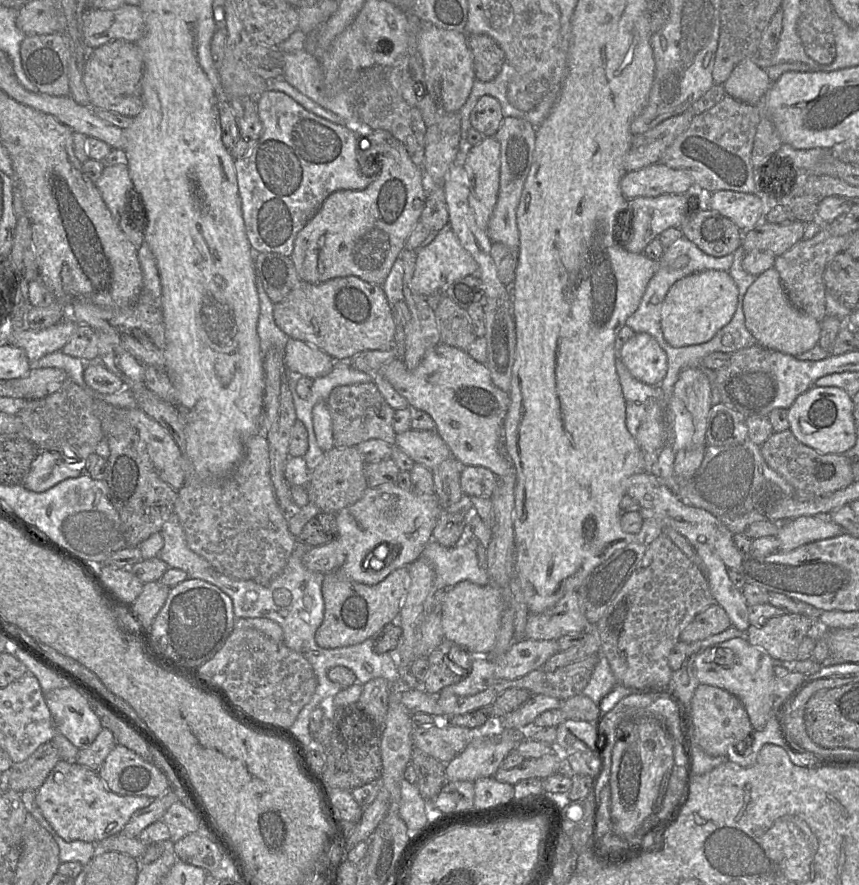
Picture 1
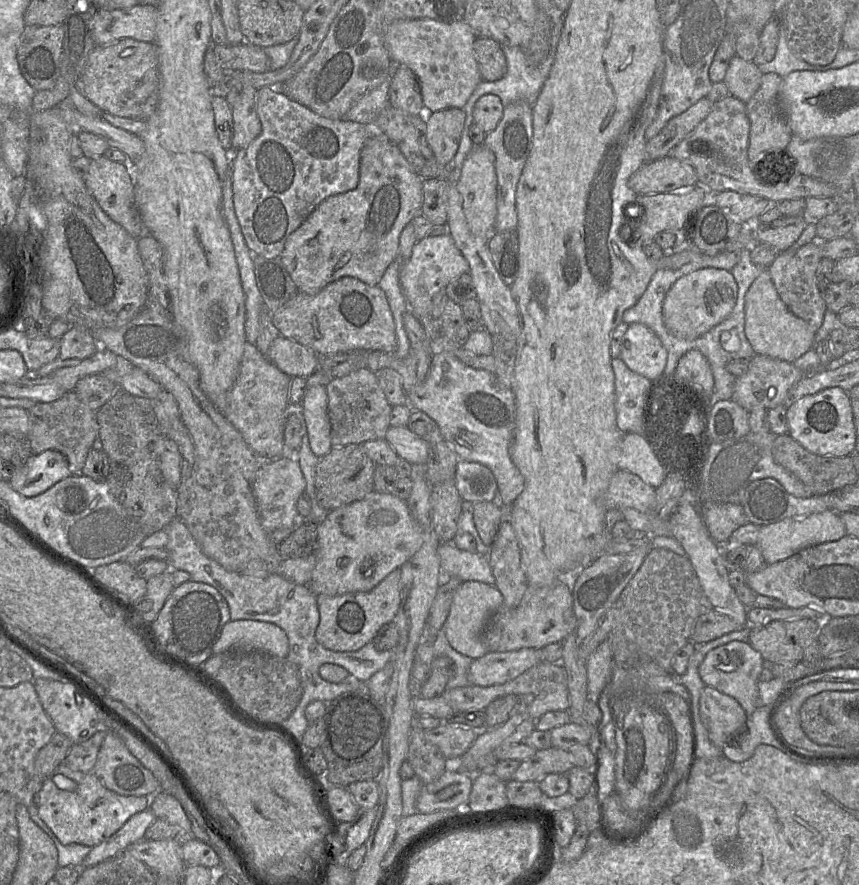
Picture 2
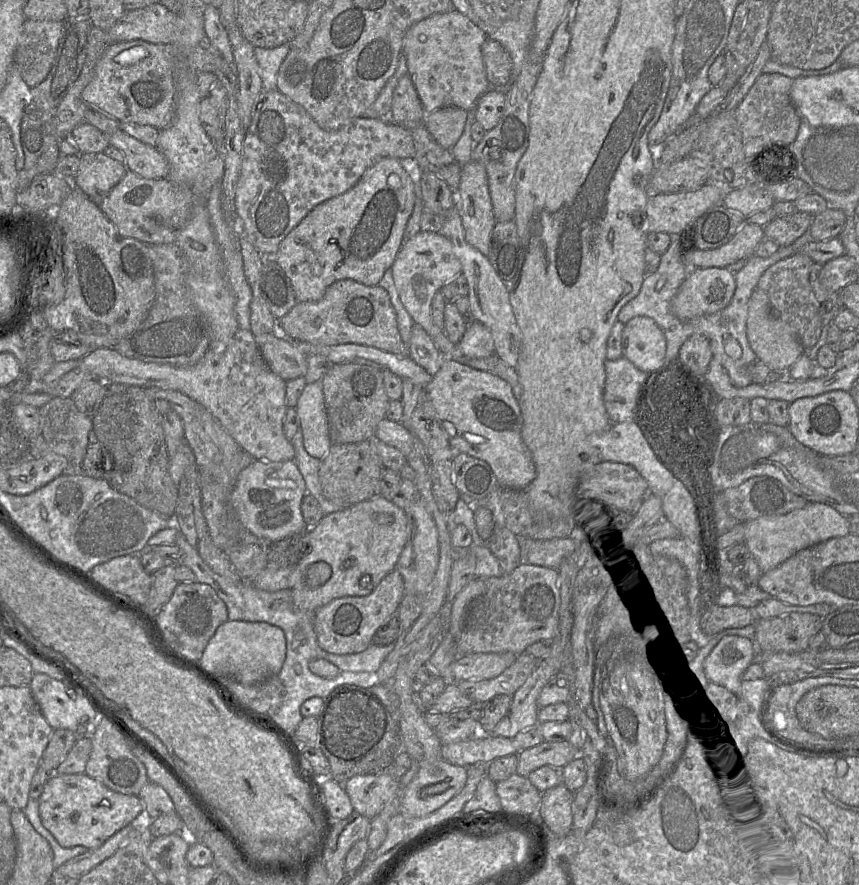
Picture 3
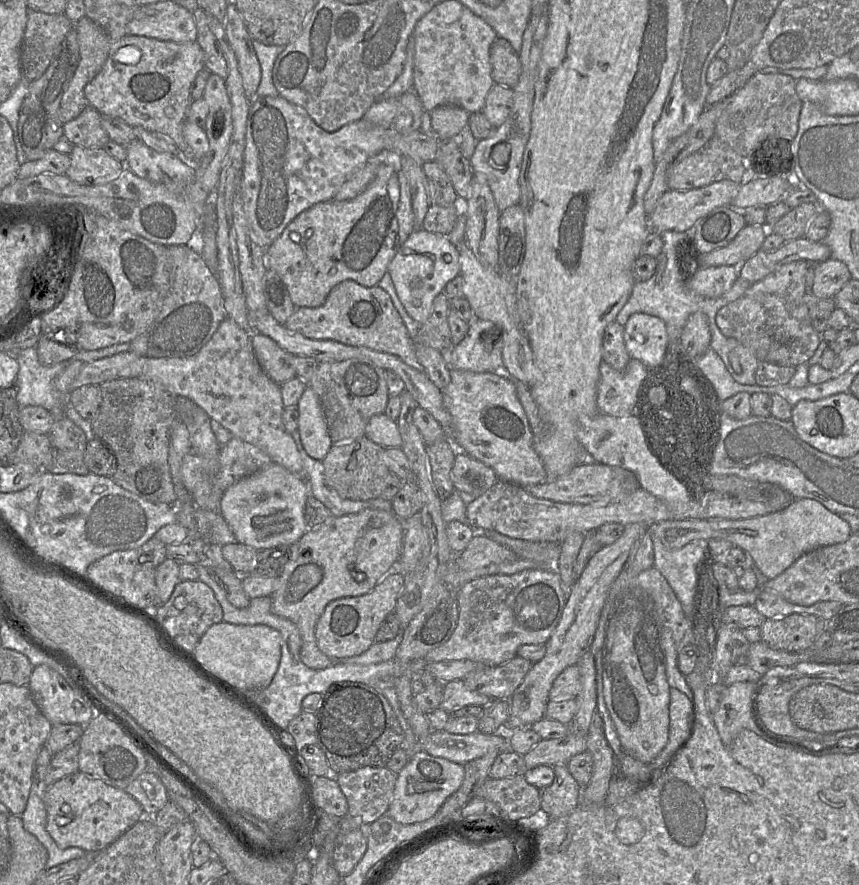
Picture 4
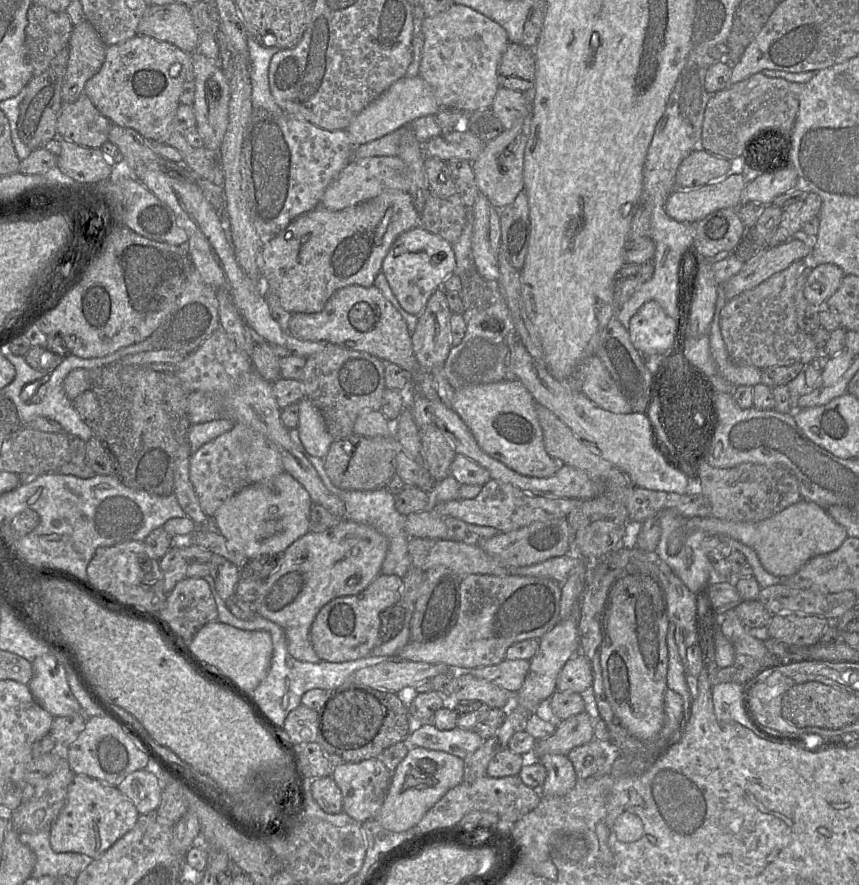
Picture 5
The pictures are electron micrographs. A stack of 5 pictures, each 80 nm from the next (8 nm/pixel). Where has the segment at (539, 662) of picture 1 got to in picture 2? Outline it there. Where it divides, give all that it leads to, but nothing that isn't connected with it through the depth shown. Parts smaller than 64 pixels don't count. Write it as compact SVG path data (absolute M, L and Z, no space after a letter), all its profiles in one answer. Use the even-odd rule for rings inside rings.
M521 648L506 652L487 652L473 659L468 670L472 685L491 686L508 682L540 662L540 649Z

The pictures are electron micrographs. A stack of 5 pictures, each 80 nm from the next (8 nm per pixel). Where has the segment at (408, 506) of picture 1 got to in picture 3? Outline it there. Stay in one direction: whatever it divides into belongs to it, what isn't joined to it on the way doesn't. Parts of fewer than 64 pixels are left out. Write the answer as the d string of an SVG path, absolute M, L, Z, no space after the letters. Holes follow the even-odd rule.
M377 495L325 515L314 527L306 530L306 537L307 552L293 567L288 588L298 609L315 613L317 609L334 599L371 594L383 578L396 569L408 540L407 515L392 501Z

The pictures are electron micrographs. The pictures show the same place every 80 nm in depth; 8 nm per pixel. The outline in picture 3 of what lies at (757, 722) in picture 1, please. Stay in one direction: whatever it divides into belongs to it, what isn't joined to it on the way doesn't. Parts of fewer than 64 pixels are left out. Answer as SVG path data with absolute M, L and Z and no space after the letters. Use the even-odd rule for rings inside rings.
M735 635L724 636L706 660L708 683L723 686L738 697L743 673L757 659L757 652L755 641Z

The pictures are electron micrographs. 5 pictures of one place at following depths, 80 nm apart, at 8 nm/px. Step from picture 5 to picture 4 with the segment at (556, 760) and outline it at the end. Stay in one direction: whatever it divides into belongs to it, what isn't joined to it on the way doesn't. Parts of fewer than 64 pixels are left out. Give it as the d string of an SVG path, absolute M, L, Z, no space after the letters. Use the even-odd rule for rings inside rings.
M567 765L553 766L553 783L541 791L541 809L550 820L572 813L581 804L581 791Z

